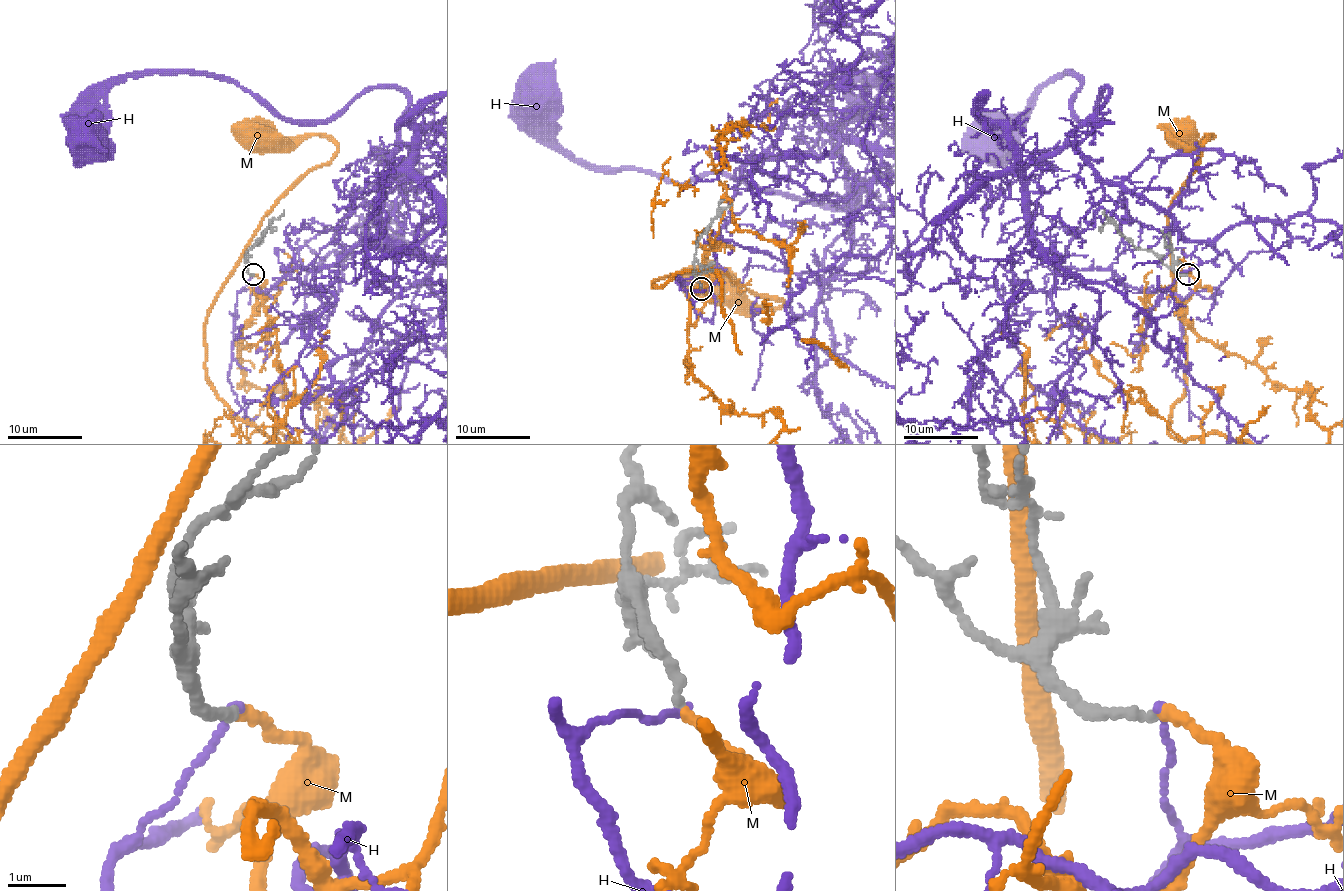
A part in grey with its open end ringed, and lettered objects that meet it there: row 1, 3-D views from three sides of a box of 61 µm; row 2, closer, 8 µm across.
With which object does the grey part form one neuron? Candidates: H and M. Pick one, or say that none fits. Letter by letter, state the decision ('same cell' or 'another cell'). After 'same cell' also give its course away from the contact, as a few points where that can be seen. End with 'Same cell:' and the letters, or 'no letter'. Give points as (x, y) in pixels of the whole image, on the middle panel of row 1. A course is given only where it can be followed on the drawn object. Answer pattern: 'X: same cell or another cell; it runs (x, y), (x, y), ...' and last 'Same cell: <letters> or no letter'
H: another cell
M: same cell
Same cell: M

